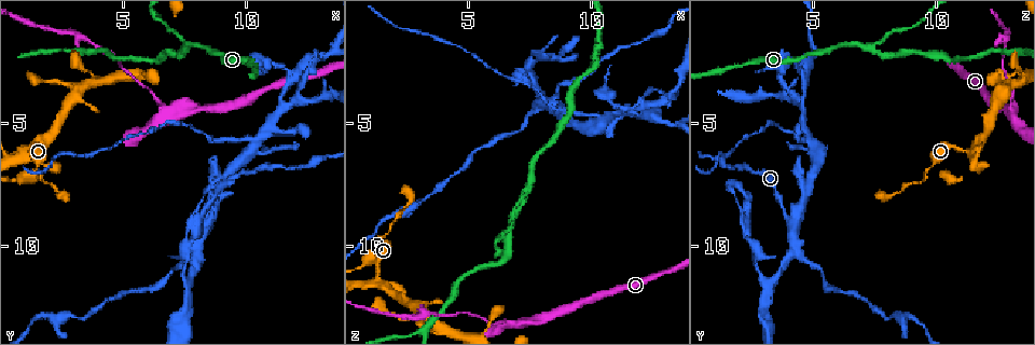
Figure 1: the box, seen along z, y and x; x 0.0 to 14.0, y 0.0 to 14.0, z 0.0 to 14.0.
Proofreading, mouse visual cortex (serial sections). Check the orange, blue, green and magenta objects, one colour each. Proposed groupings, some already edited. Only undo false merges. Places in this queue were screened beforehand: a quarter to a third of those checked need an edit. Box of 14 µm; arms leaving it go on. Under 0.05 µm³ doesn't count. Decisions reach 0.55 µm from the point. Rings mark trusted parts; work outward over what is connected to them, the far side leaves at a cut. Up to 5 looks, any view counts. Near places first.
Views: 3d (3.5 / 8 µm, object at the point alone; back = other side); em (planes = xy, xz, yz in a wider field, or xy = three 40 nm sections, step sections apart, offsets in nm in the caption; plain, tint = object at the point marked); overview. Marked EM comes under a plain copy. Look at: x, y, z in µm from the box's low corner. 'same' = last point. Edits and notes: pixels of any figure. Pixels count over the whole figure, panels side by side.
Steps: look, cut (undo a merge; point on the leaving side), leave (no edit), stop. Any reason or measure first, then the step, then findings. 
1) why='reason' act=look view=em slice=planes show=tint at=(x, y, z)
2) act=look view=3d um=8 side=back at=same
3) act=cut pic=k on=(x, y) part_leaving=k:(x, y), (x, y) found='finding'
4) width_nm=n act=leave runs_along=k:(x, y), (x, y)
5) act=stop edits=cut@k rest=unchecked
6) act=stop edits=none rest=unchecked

why='three arms meet' act=look view=3d um=3.5 at=(8.5, 8.8, 4.0)

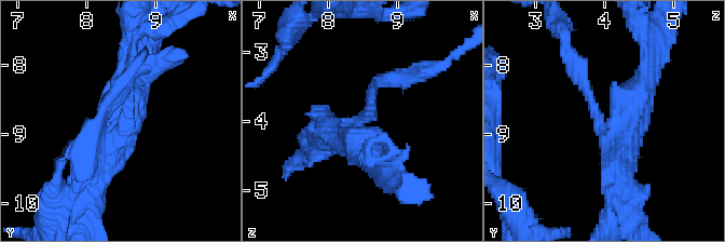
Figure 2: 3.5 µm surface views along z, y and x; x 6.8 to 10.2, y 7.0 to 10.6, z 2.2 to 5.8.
why='shape alone is not enough' act=look view=em slice=xy step=2 show=tint at=(8.45, 8.90, 4.10)

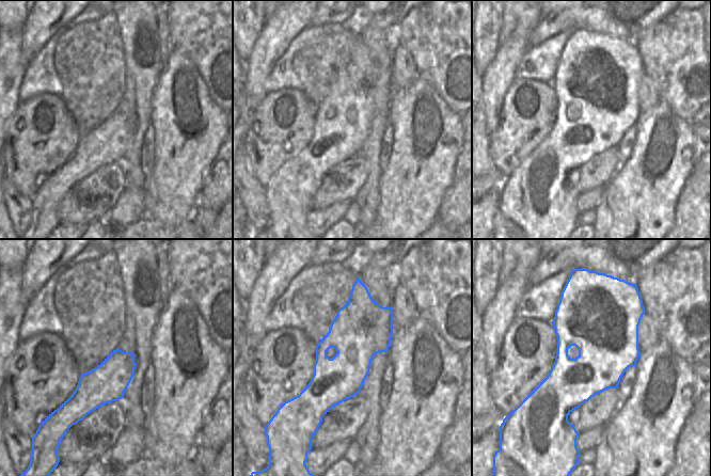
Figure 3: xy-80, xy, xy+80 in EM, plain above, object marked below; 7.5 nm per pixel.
width_nm=440 act=cut pic=2 on=(635, 104) part_leaving=2:(607, 128), (627, 115), (660, 44) found='a second cell is stuck on'

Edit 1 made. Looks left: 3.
why='see it whole again' act=look view=overview

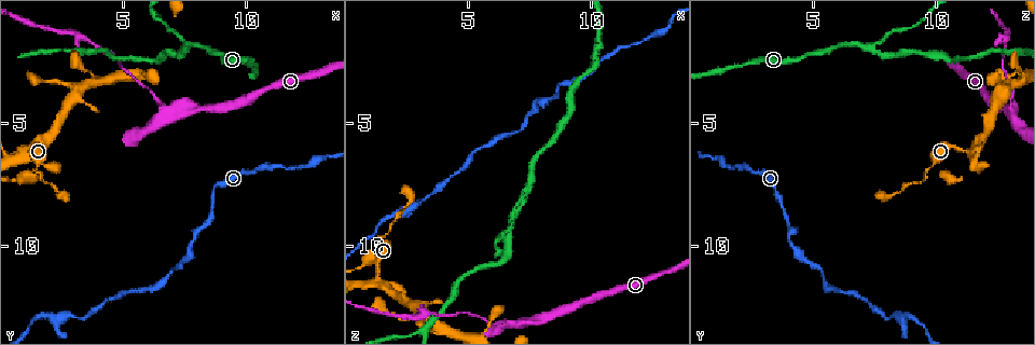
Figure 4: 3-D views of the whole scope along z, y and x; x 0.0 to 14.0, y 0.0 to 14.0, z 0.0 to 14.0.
why='side arm on a straight run' act=look view=3d um=3.5 at=(7.4, 2.0, 7.4)

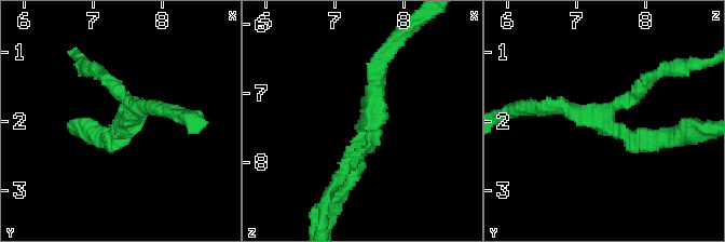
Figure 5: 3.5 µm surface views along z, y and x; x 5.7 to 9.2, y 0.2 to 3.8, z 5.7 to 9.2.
arms=3 arm_widths_nm=150,200,250 why='shape alone is not enough' act=look view=em slice=planes show=tint at=(7.50, 1.95, 7.35)

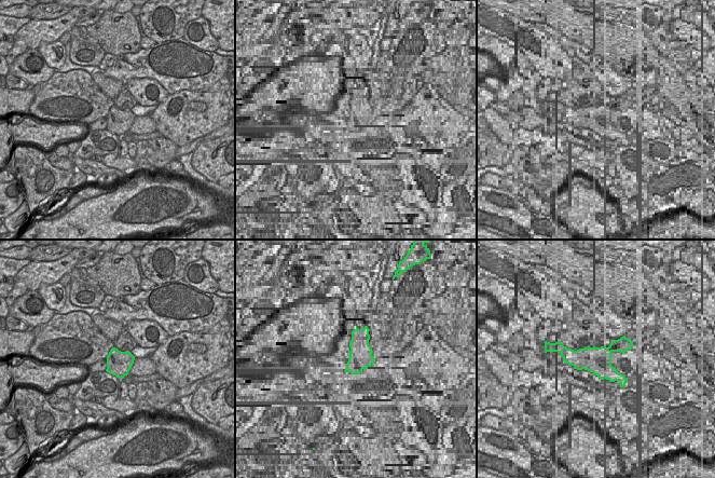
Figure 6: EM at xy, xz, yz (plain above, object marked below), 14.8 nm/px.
act=leave runs_along=5:(386, 53), (350, 177) found='continuous, no second cell'

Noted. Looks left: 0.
act=stop edits=cut@2 rest=unchecked

